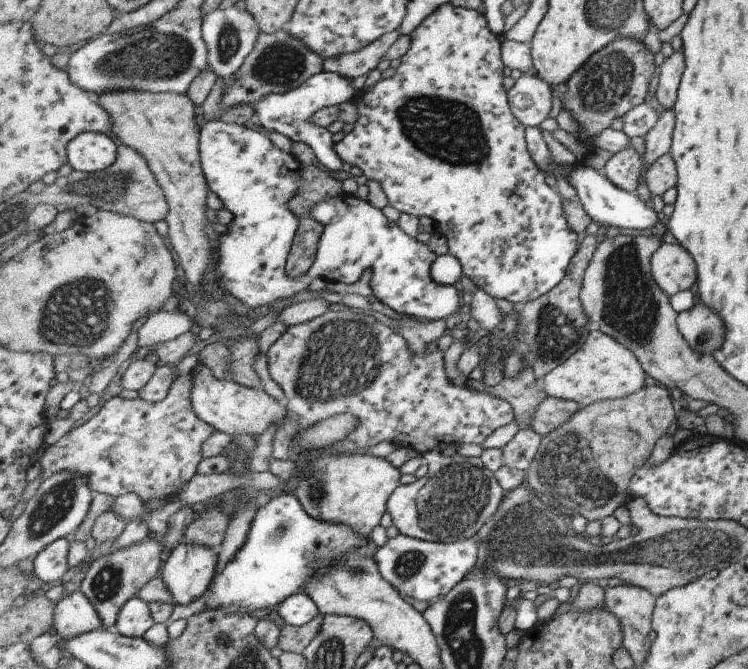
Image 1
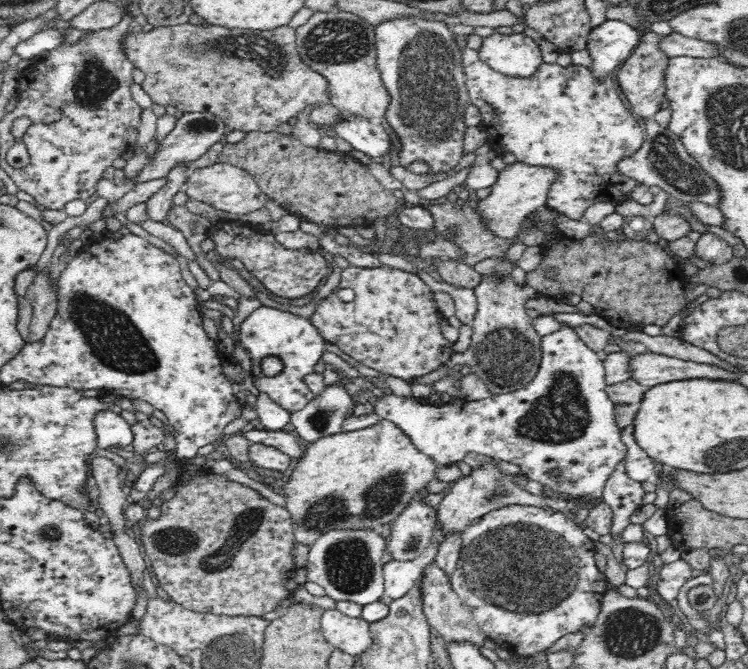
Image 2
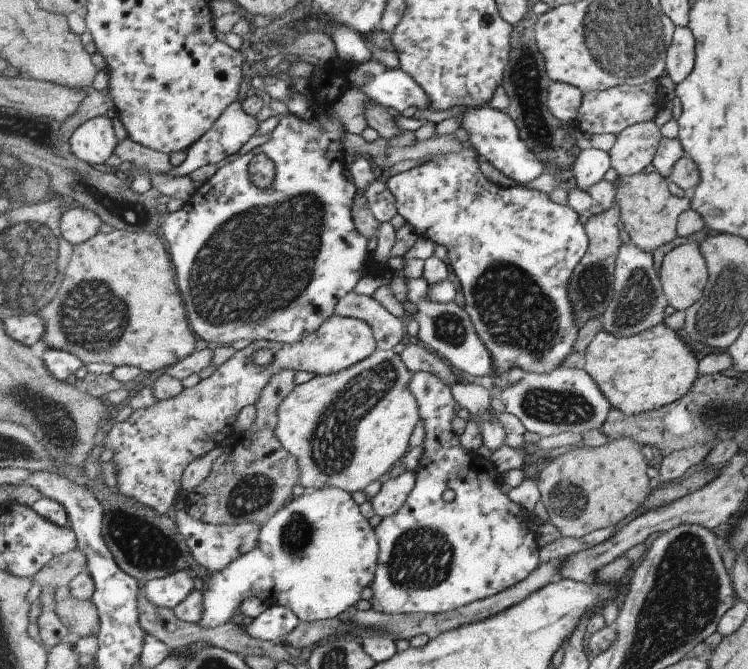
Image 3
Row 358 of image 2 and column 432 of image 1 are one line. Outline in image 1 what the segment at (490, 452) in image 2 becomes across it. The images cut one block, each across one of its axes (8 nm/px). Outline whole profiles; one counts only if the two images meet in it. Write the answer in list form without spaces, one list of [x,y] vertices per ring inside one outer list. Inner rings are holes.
[[[399,532],[393,538],[379,547],[374,559],[379,567],[379,572],[403,596],[410,596],[431,604],[447,596],[456,587],[466,574],[473,569],[479,558],[480,536],[465,538],[451,542],[426,541],[417,537],[410,537]]]

